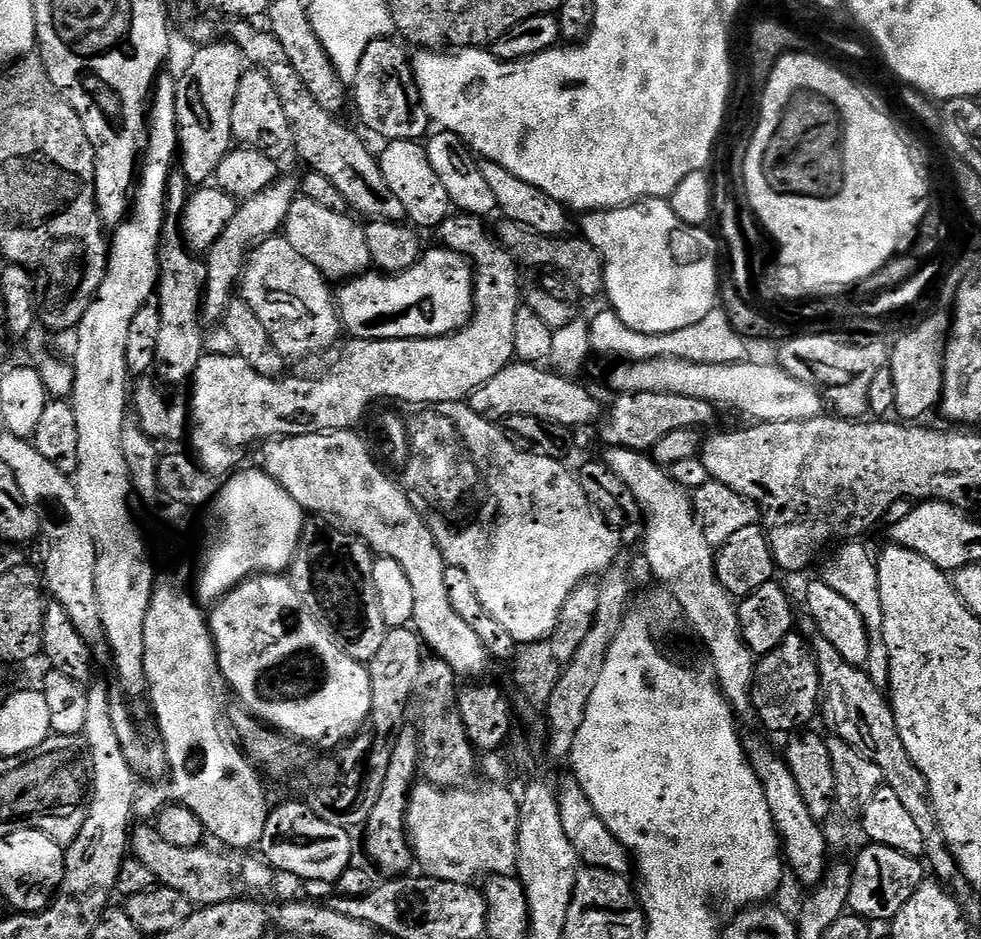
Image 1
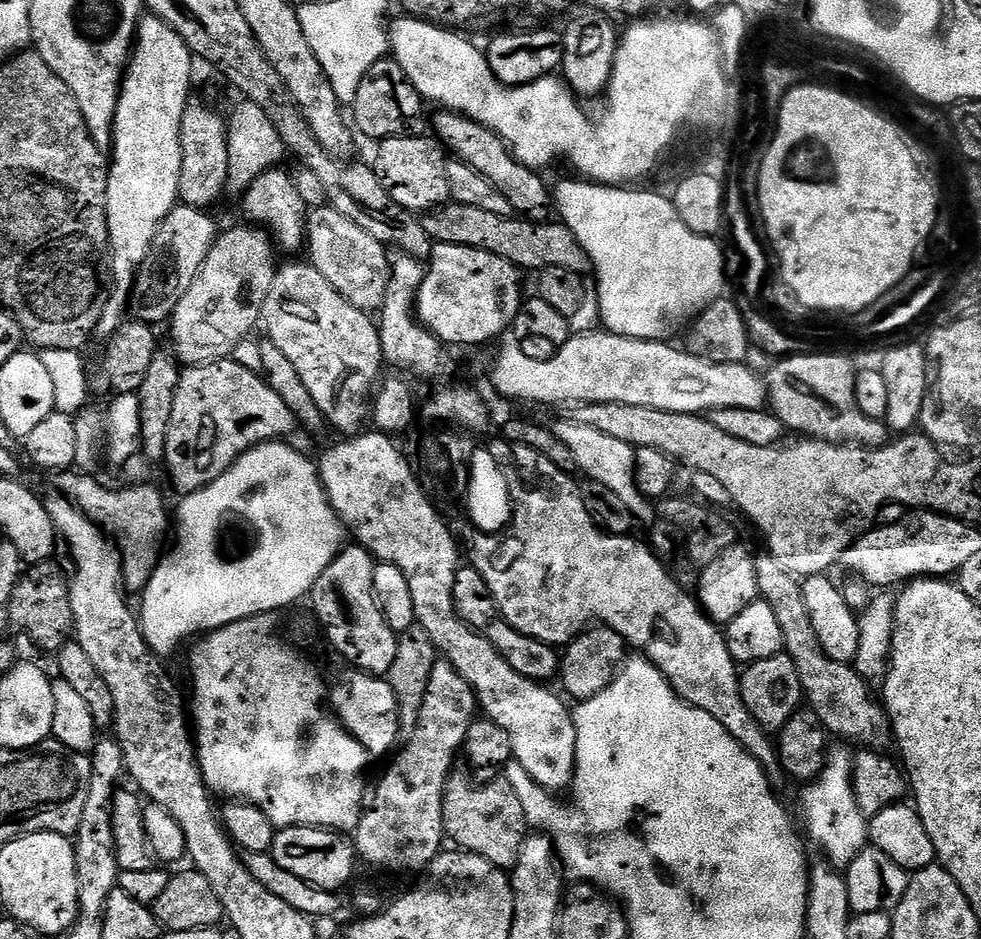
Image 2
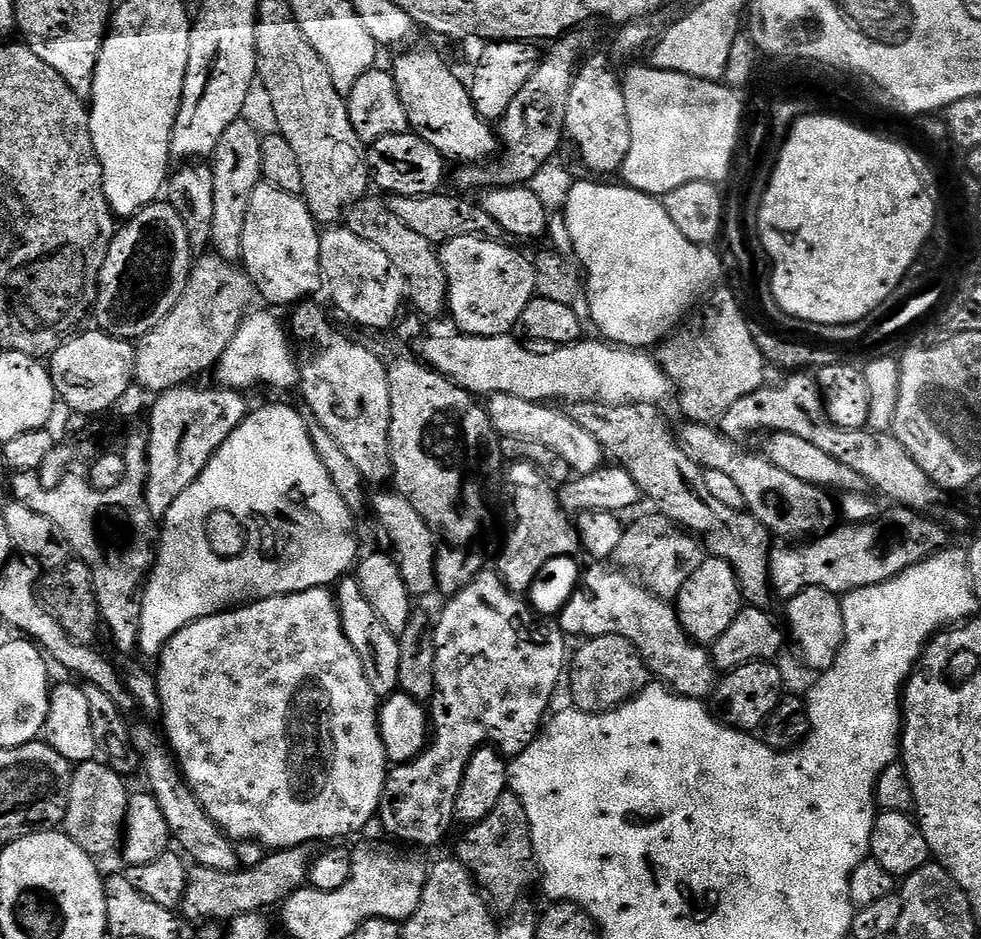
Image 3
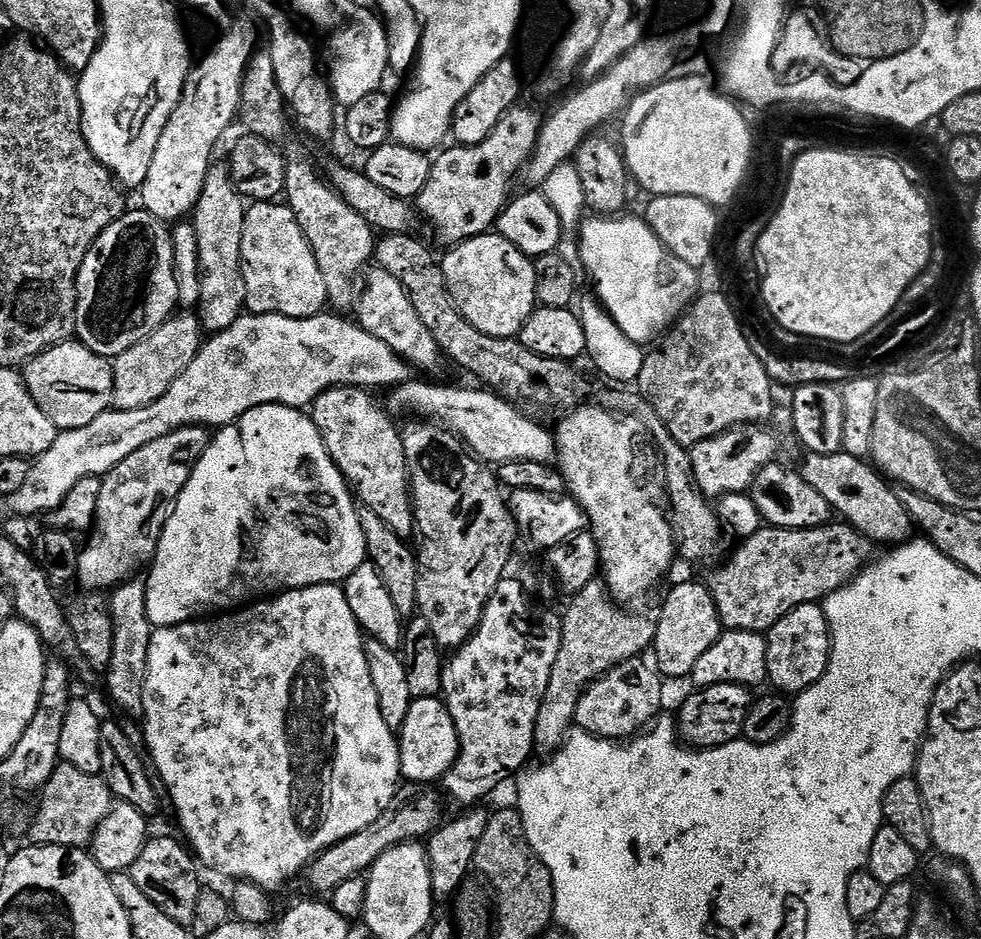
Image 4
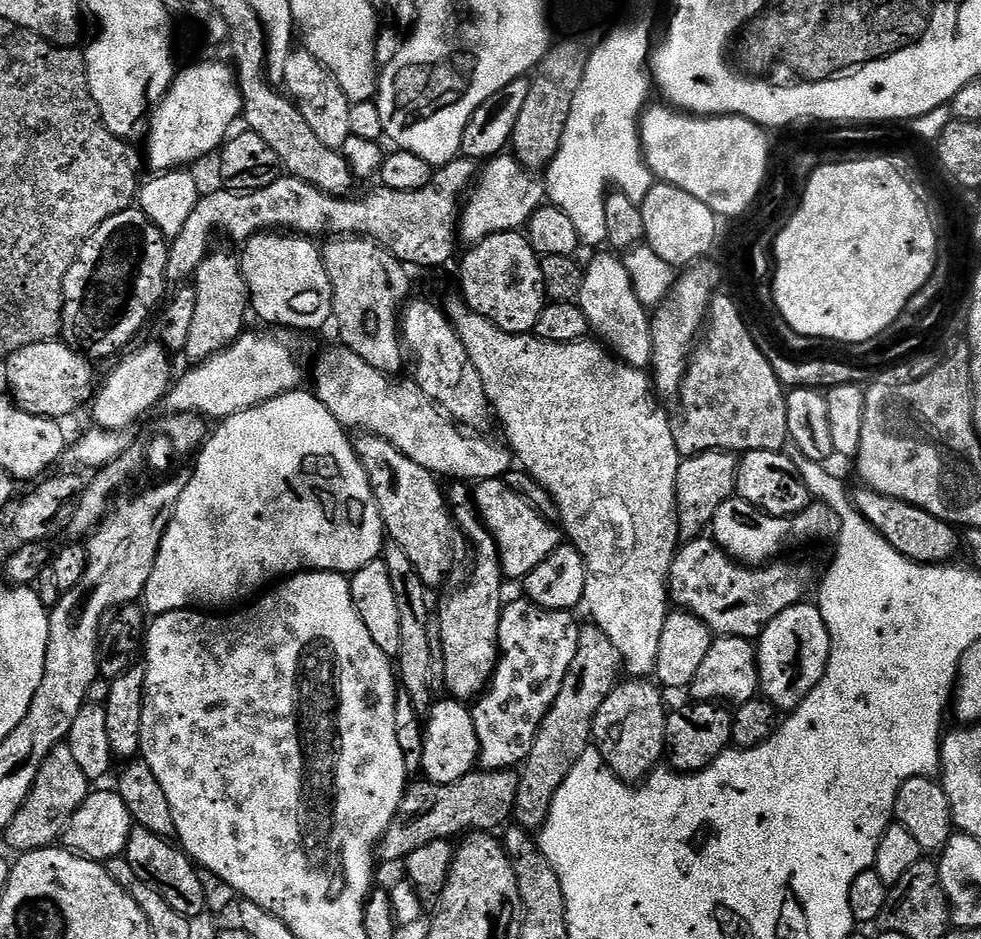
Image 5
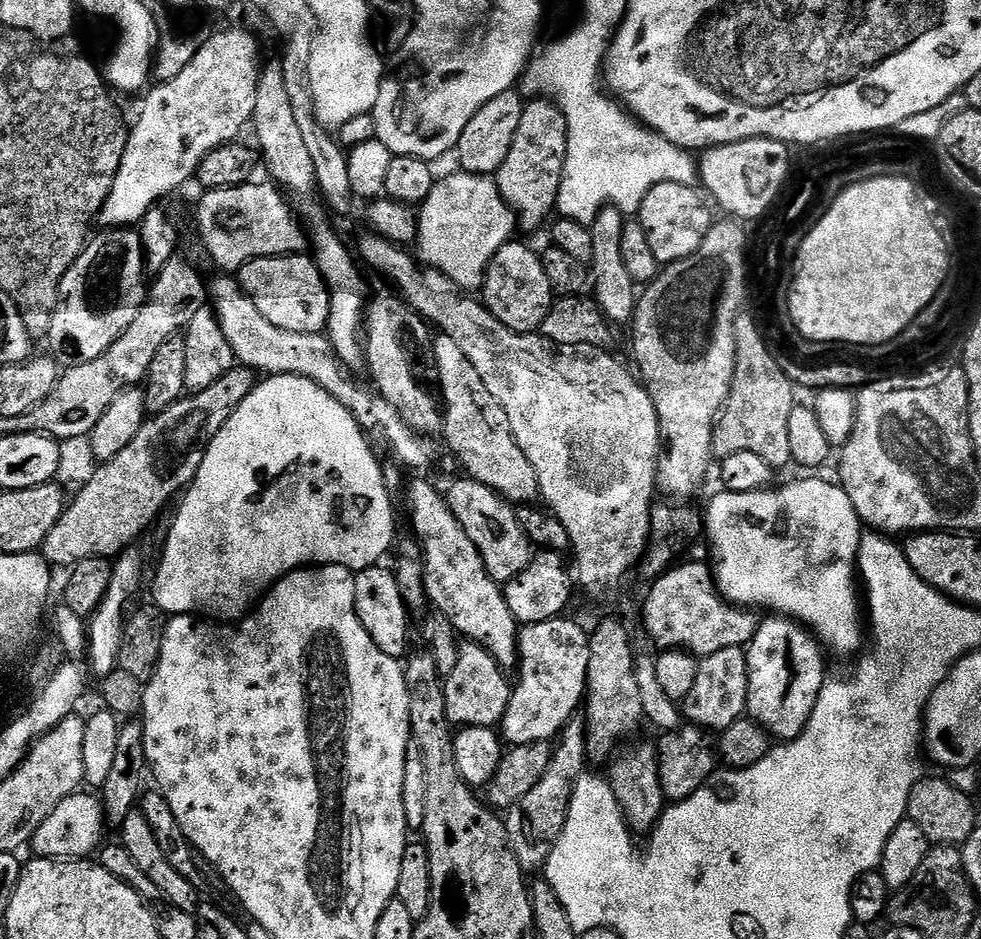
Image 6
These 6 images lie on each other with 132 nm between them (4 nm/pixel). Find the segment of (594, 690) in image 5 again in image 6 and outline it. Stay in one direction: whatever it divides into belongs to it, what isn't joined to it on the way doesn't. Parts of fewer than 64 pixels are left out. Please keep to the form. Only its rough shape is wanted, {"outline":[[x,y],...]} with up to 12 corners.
{"outline":[[574,718],[538,786],[507,809],[508,841],[539,873],[585,775],[588,739]]}

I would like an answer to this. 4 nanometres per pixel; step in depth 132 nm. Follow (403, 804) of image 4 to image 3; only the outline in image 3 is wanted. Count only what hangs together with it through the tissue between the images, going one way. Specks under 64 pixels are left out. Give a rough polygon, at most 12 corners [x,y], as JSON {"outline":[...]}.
{"outline":[[308,846],[257,868],[193,867],[188,922],[231,922],[283,905],[309,883]]}

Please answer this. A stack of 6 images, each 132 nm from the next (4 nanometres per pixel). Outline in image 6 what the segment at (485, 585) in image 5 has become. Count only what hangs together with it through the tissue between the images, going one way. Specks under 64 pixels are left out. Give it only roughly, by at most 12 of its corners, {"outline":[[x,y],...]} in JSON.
{"outline":[[481,644],[443,677],[448,721],[495,729],[513,685]]}

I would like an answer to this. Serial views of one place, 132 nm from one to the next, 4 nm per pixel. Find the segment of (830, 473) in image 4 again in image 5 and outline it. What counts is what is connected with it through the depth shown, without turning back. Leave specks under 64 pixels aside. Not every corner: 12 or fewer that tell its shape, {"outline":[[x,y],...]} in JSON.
{"outline":[[861,487],[856,509],[898,554],[947,565],[953,525]]}

